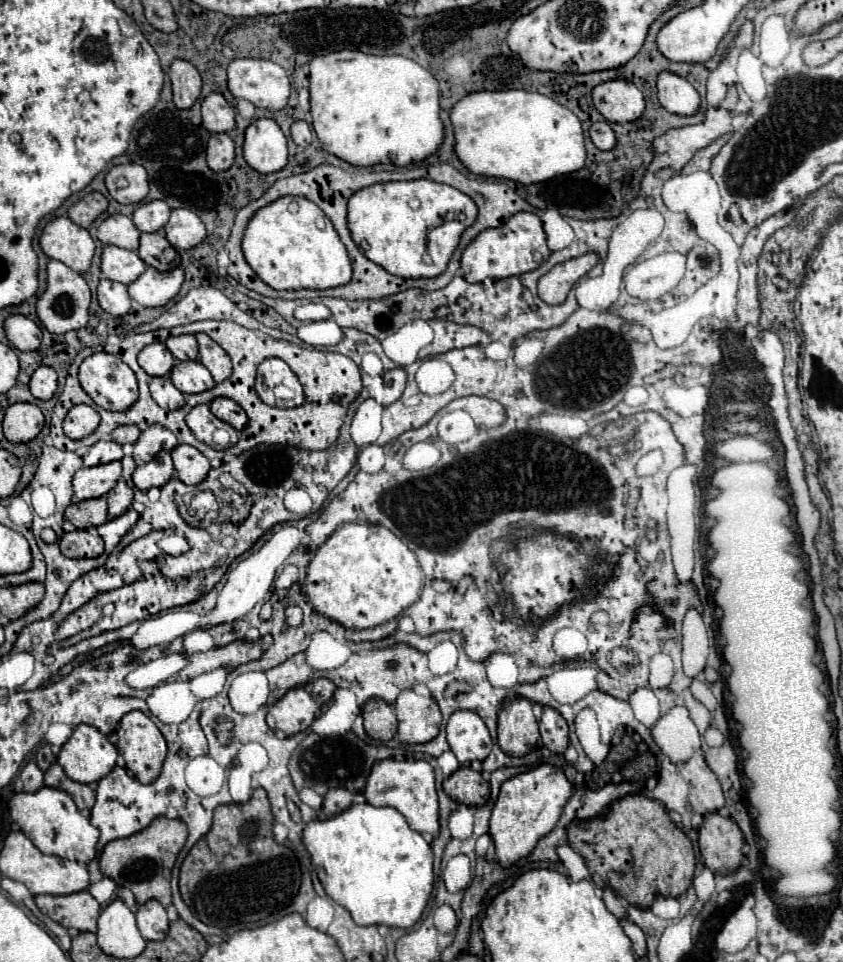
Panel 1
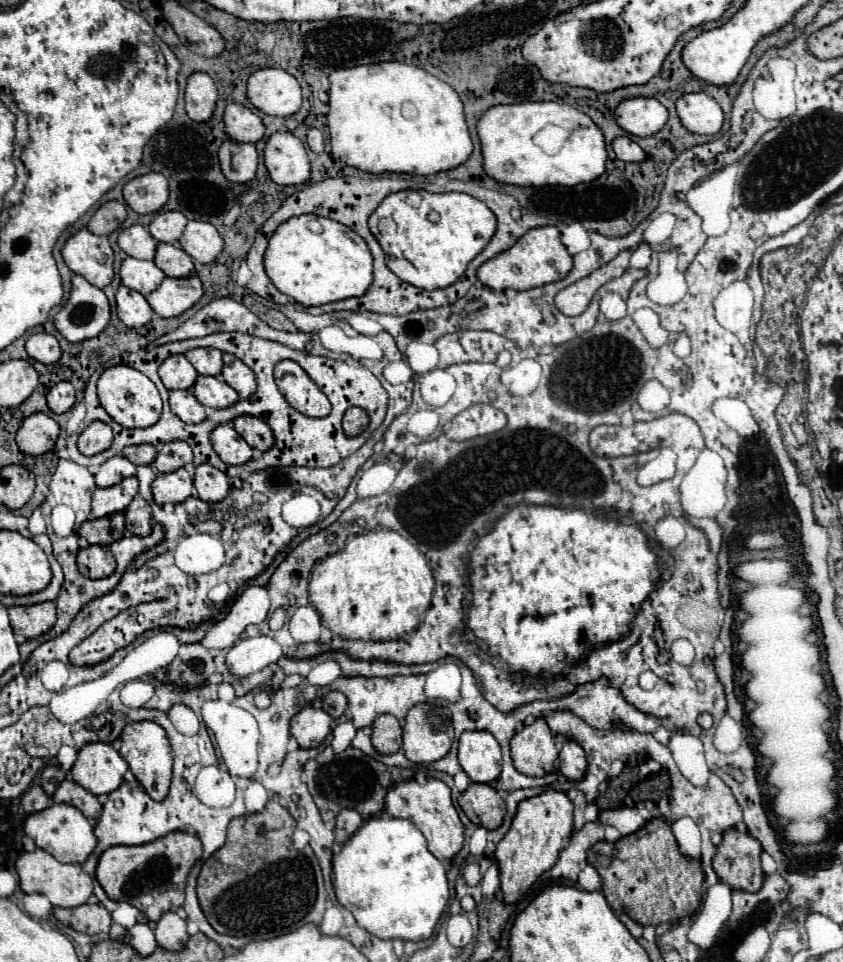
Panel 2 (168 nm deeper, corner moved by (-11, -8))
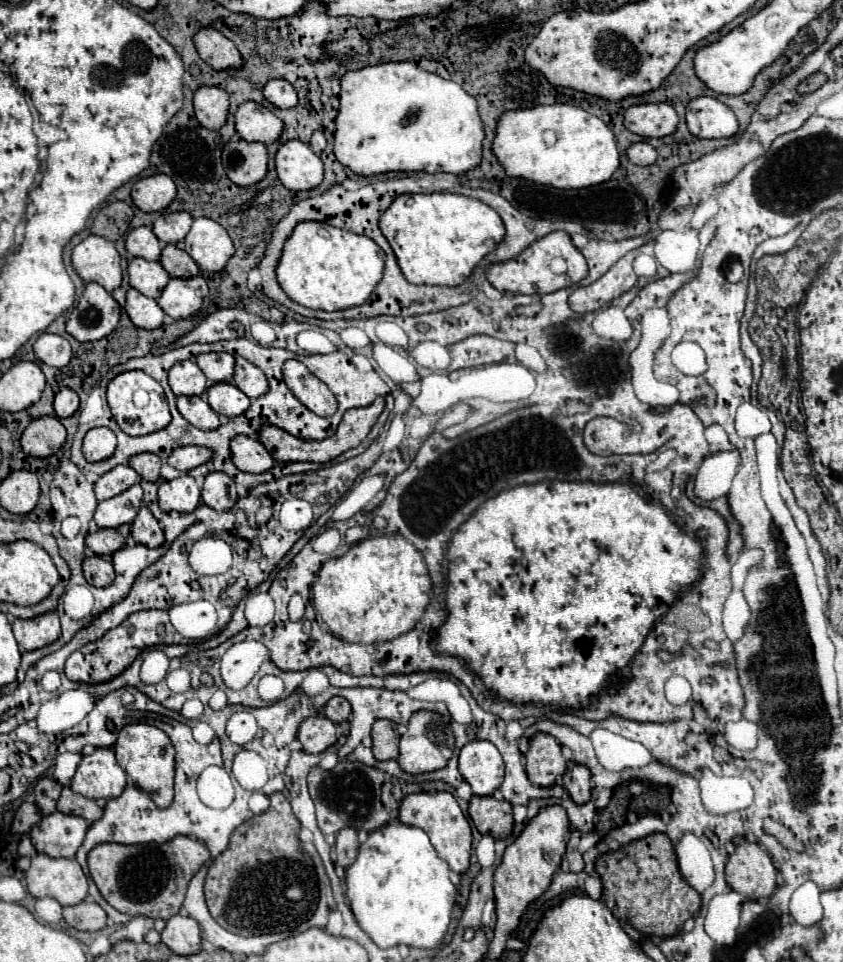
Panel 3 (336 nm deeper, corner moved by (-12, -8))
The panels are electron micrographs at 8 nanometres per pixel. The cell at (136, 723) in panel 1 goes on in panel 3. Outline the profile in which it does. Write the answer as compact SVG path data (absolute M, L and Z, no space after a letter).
M144 723L126 725L118 733L114 753L116 753L118 765L126 771L126 775L142 791L146 791L158 807L164 809L172 803L174 799L174 747L162 729L144 725Z

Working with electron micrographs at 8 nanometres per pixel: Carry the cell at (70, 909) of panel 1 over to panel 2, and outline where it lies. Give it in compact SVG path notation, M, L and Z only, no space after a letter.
M85 903L85 905L79 905L79 907L71 907L71 909L55 907L53 915L63 925L73 927L75 931L85 933L85 935L109 933L109 929L111 929L111 915L99 903L93 903L93 905Z

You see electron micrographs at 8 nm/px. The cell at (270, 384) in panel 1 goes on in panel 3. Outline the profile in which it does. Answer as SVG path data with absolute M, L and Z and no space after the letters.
M286 361L284 363L284 381L288 389L296 395L300 403L304 403L312 413L320 417L328 417L336 413L336 397L316 375L312 375L304 363Z

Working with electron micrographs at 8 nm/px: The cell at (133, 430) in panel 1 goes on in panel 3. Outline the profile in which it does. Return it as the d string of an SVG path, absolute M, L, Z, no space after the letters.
M140 453L134 455L130 461L130 467L144 479L144 481L152 481L156 483L160 479L160 467L162 467L162 459L154 453Z

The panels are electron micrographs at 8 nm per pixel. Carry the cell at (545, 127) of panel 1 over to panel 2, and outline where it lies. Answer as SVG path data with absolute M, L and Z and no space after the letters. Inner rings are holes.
M551 101L495 105L481 115L477 123L477 135L481 141L483 169L491 179L499 183L521 187L543 187L543 185L573 187L579 183L589 183L605 173L607 151L603 143L603 133L585 113L573 109L571 105ZM547 125L561 127L563 131L569 133L561 149L553 155L545 153L539 145L533 143L533 137Z

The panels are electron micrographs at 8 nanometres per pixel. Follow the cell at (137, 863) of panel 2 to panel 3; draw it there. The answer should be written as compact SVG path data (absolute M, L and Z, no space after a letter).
M180 835L160 845L96 845L88 853L88 871L102 897L120 913L126 913L130 917L146 915L152 919L170 919L180 911L190 879L208 859L210 853L204 843Z

